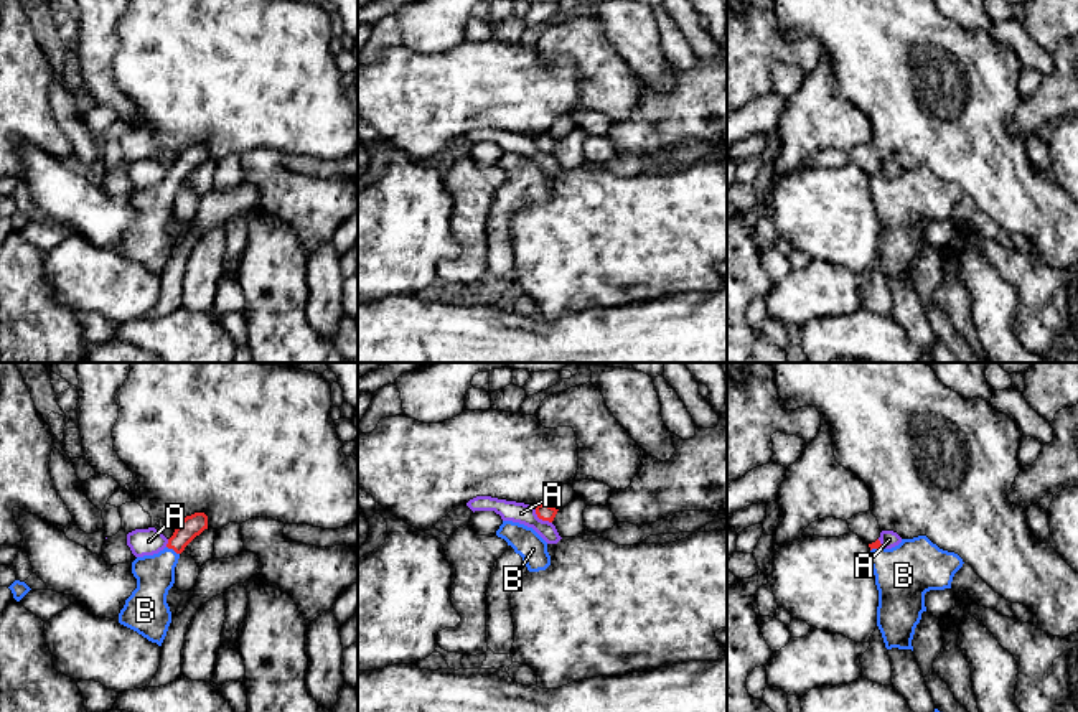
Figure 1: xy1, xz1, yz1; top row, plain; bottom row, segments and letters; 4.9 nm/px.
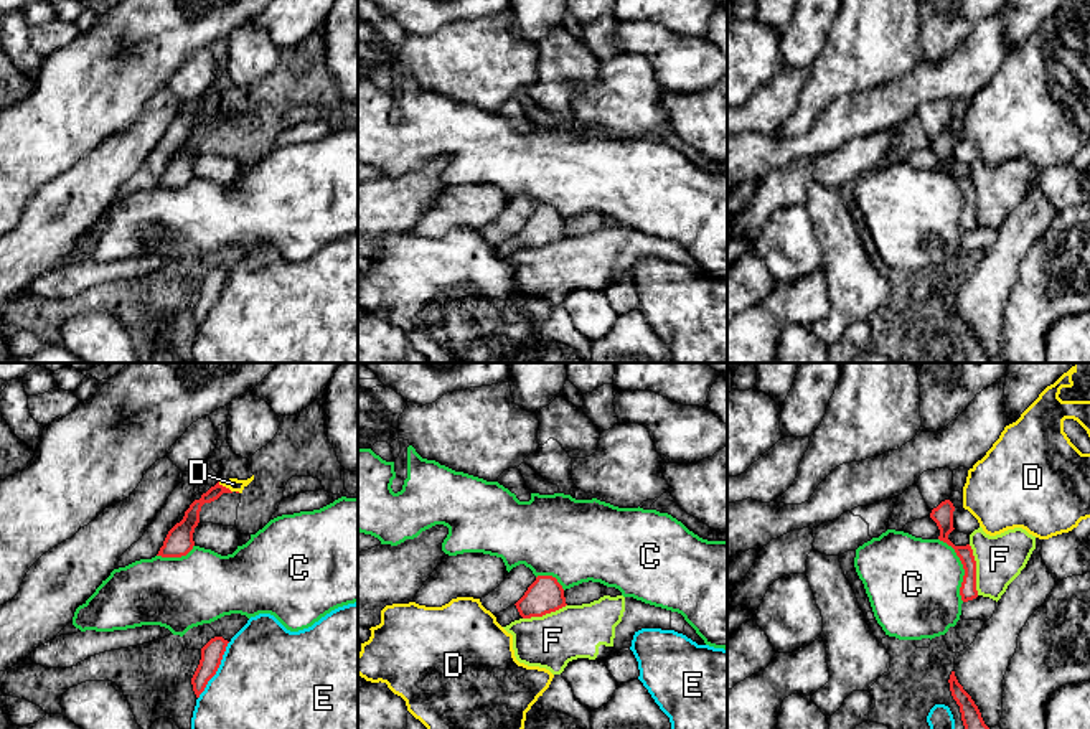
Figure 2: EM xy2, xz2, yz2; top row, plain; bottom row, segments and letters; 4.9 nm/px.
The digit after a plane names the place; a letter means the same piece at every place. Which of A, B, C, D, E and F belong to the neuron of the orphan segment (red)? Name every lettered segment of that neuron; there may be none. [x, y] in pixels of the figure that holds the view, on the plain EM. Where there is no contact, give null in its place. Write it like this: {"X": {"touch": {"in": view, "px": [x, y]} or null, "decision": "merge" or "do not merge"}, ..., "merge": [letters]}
{"A": {"touch": {"in": "xz1", "px": [541, 149]}, "decision": "do not merge"}, "B": {"touch": {"in": "xy1", "px": [173, 180]}, "decision": "merge"}, "C": {"touch": {"in": "yz2", "px": [963, 198]}, "decision": "do not merge"}, "D": {"touch": {"in": "xy2", "px": [225, 117]}, "decision": "do not merge"}, "E": {"touch": {"in": "xy2", "px": [216, 301]}, "decision": "do not merge"}, "F": {"touch": {"in": "yz2", "px": [975, 200]}, "decision": "do not merge"}, "merge": ["B"]}

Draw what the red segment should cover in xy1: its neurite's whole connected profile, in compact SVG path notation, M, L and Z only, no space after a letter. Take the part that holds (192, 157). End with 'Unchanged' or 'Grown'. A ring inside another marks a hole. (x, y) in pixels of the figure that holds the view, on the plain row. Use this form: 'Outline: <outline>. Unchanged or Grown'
Outline: M204 143L186 147L163 181L137 188L132 193L137 219L119 244L120 255L162 277L171 254L166 226L175 214L175 198L185 178L204 160L208 160L208 147Z. Grown

